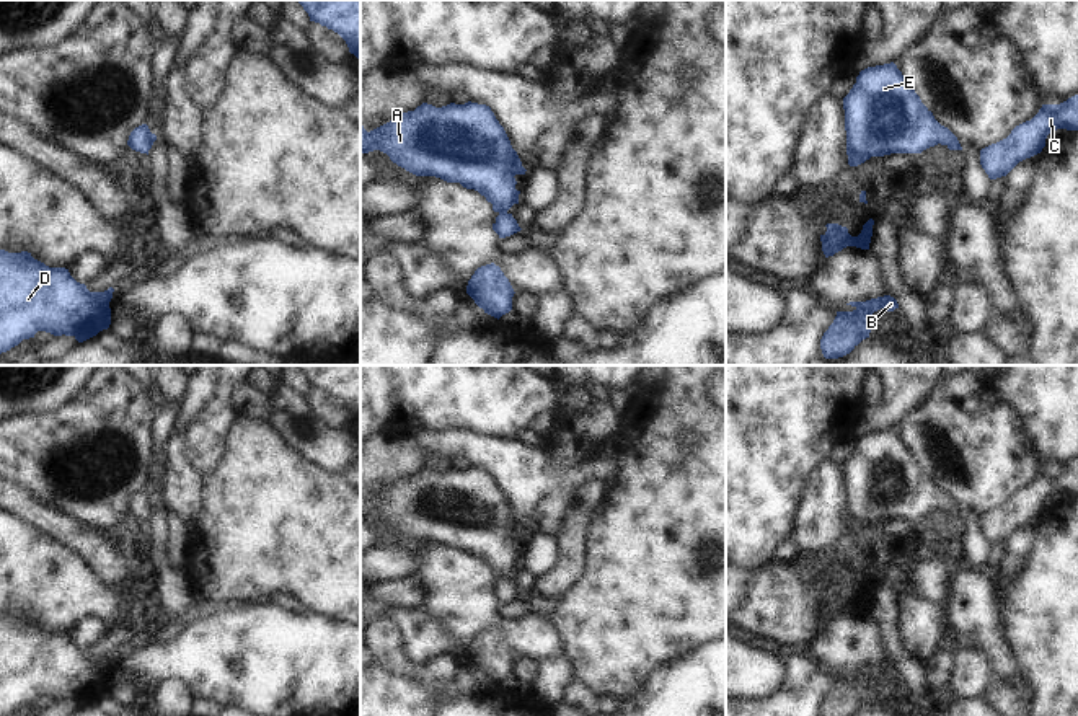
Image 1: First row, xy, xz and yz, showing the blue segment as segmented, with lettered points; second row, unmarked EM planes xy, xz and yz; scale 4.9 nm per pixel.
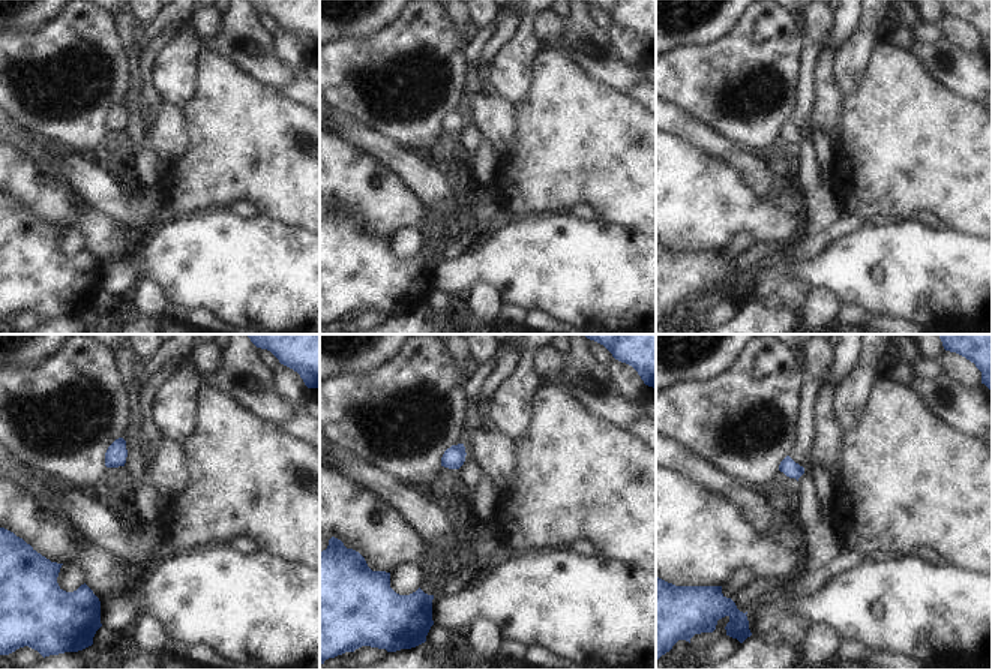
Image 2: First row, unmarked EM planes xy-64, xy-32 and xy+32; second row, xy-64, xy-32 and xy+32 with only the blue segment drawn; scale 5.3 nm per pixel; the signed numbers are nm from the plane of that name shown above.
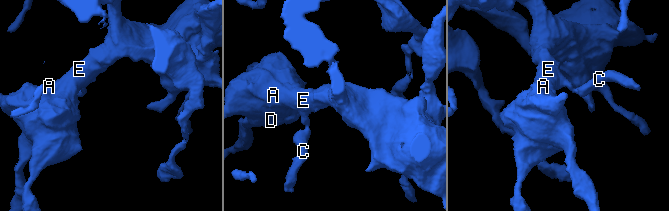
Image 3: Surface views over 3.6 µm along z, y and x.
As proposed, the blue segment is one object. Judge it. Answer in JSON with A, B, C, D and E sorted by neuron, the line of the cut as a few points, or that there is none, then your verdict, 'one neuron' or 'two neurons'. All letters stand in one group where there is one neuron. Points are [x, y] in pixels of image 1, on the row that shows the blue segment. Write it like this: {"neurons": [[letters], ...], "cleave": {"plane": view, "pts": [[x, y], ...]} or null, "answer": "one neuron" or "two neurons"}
{"neurons": [["A", "B", "C", "D", "E"]], "cleave": null, "answer": "one neuron"}

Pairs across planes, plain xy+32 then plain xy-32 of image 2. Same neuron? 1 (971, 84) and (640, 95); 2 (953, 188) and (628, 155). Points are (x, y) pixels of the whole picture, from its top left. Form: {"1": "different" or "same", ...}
{"1": "different", "2": "same"}

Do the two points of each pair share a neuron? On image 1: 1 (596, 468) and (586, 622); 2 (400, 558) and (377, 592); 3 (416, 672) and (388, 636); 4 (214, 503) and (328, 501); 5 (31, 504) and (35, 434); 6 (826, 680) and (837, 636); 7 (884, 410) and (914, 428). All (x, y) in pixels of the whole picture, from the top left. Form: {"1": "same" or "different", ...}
{"1": "different", "2": "different", "3": "same", "4": "same", "5": "different", "6": "different", "7": "different"}

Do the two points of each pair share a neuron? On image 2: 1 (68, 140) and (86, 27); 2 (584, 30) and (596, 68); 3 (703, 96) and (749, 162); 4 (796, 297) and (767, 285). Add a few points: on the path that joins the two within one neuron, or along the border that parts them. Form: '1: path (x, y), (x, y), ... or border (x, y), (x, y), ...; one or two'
1: path (93, 111), (111, 93), (116, 71), (111, 56); one
2: path (584, 39), (596, 59); one
3: border (709, 128), (745, 150); two
4: path (788, 290), (784, 285), (775, 285); one

